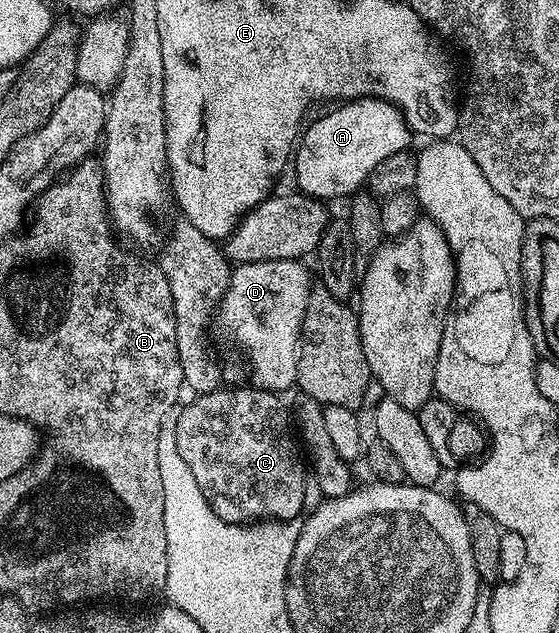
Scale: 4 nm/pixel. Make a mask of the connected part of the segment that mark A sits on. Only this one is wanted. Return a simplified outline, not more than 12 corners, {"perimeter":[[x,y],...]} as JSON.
{"perimeter":[[382,99],[345,101],[302,130],[300,194],[358,194],[415,139]]}

